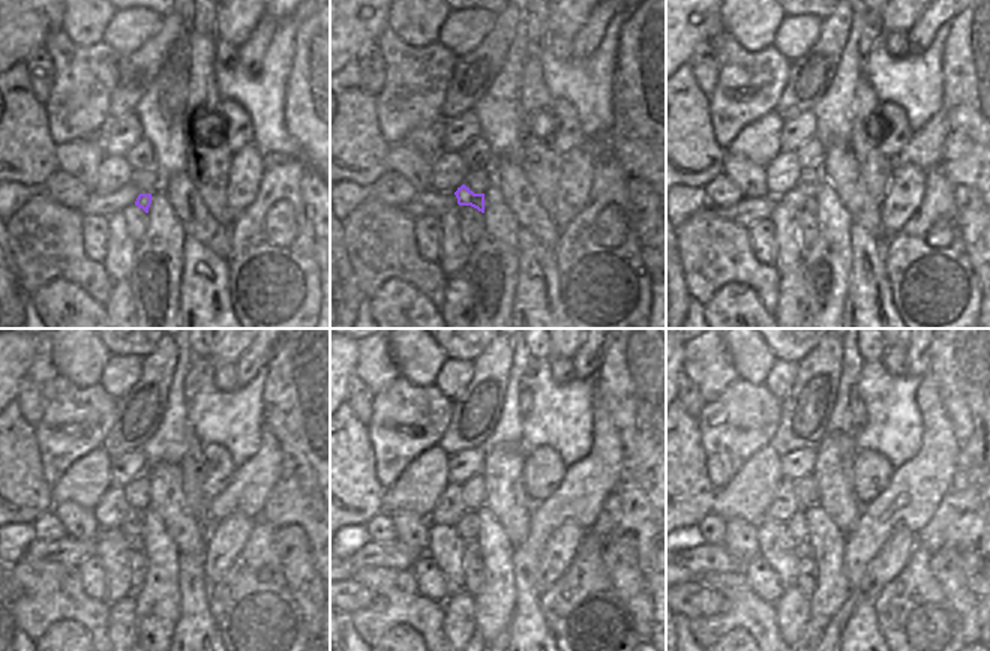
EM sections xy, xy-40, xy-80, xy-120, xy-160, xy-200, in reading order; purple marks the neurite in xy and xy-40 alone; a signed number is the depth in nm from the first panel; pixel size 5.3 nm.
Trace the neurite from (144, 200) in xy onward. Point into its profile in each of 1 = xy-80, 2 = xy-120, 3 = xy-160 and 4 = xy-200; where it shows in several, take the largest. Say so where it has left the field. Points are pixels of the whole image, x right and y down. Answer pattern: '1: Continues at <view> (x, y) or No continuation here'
1: Continues at xy-80 (809, 204)
2: Continues at xy-120 (137, 543)
3: Continues at xy-160 (471, 546)
4: Continues at xy-200 (803, 549).

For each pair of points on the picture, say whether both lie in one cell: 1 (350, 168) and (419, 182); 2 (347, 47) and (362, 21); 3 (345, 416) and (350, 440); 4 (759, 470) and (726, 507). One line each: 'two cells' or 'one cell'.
1: two cells
2: one cell
3: one cell
4: one cell

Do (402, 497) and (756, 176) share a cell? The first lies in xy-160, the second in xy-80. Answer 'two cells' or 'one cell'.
two cells

